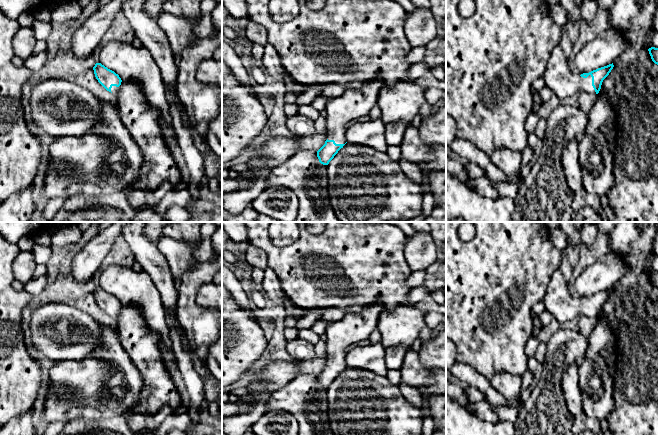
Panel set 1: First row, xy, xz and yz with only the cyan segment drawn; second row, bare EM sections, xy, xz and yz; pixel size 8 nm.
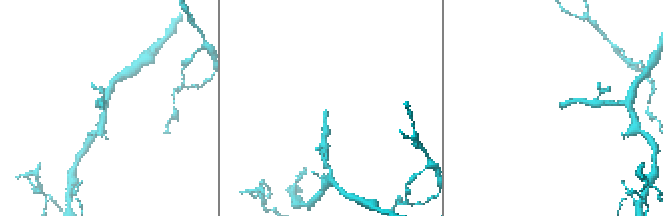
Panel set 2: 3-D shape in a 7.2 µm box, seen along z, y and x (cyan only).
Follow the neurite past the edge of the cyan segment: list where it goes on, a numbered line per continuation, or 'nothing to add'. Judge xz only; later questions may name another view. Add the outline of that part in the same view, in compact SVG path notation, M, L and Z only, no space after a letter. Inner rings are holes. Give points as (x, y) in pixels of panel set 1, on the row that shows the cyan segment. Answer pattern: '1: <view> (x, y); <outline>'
1: xz (355, 103); M375 77L360 89L346 90L341 96L331 98L325 107L326 133L328 140L345 144L347 124L362 116L367 116L376 105L384 78Z

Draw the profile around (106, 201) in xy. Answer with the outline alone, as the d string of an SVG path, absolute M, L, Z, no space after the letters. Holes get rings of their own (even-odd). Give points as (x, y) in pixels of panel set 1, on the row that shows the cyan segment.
M124 191L98 197L76 195L66 198L51 222L131 222L140 211L131 207Z

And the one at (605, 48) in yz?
M610 27L583 45L575 56L574 63L579 75L612 64L628 47L625 35Z

